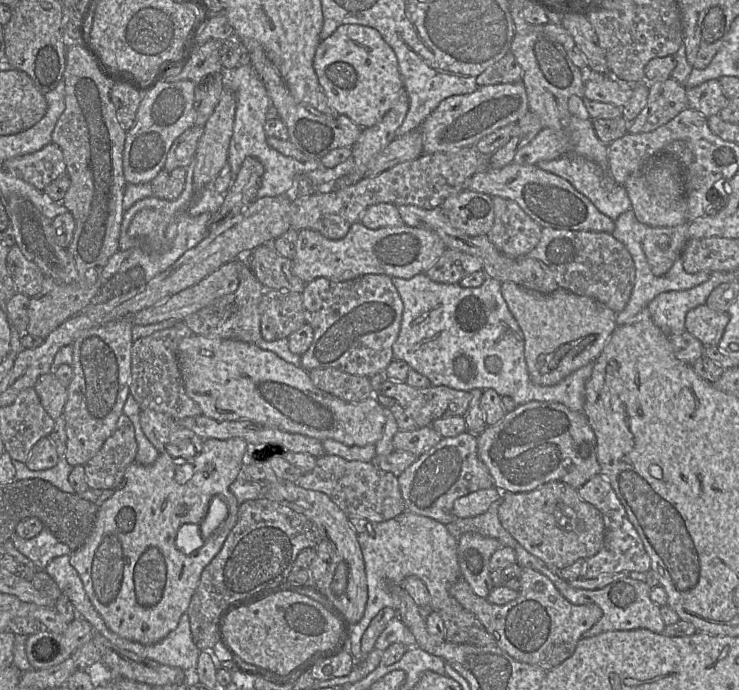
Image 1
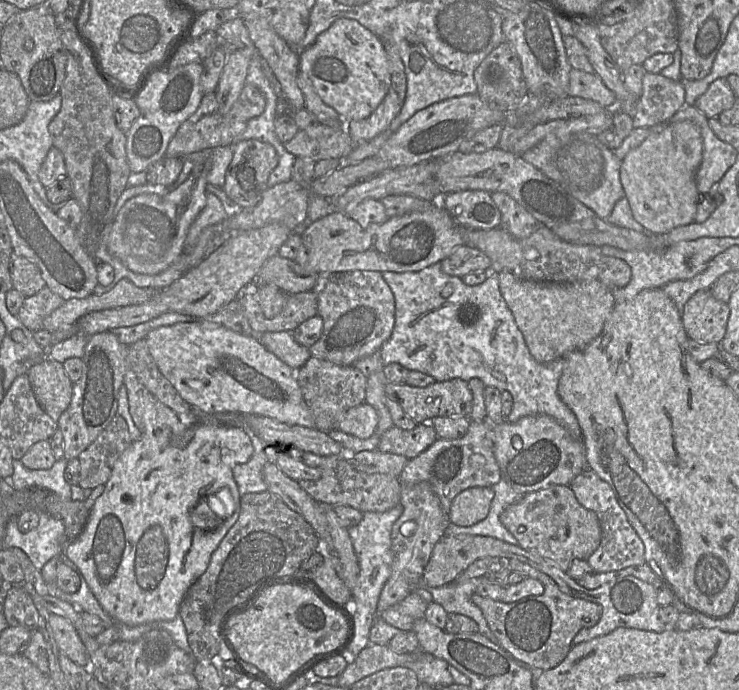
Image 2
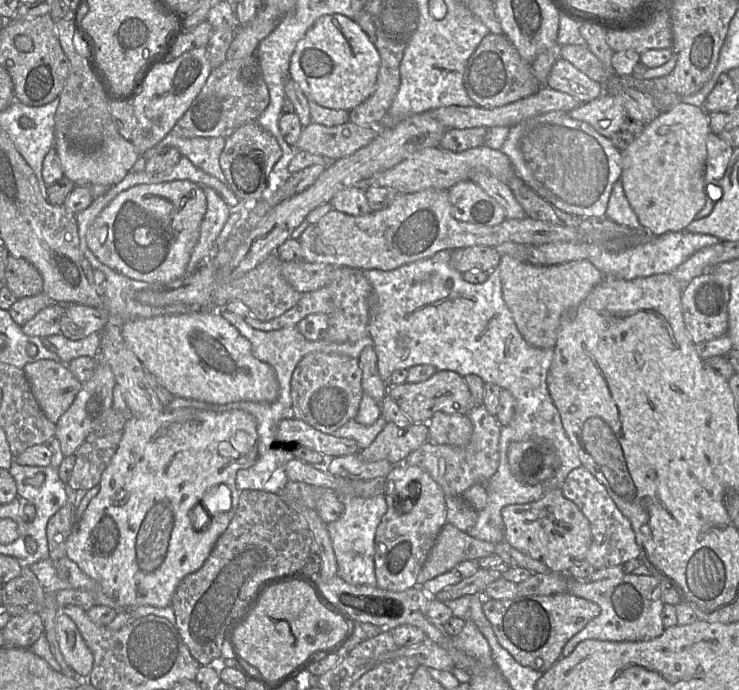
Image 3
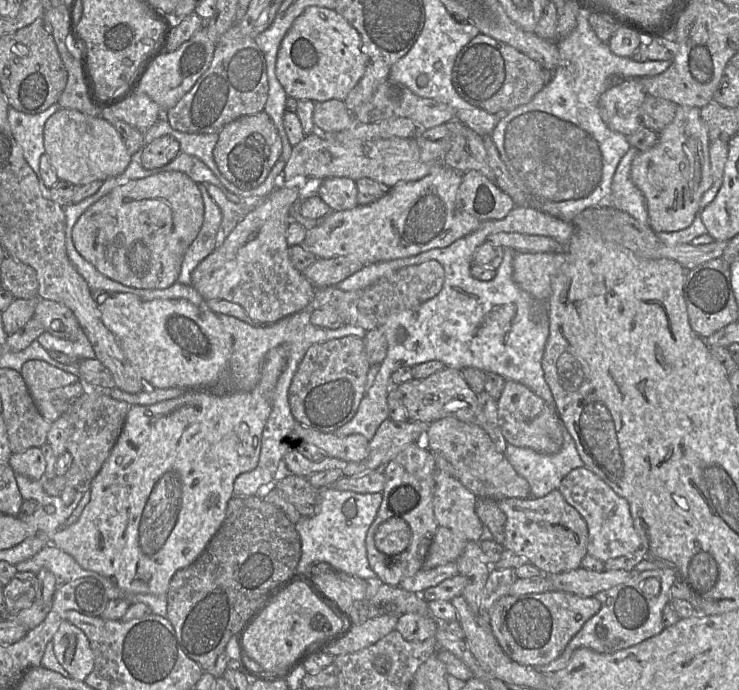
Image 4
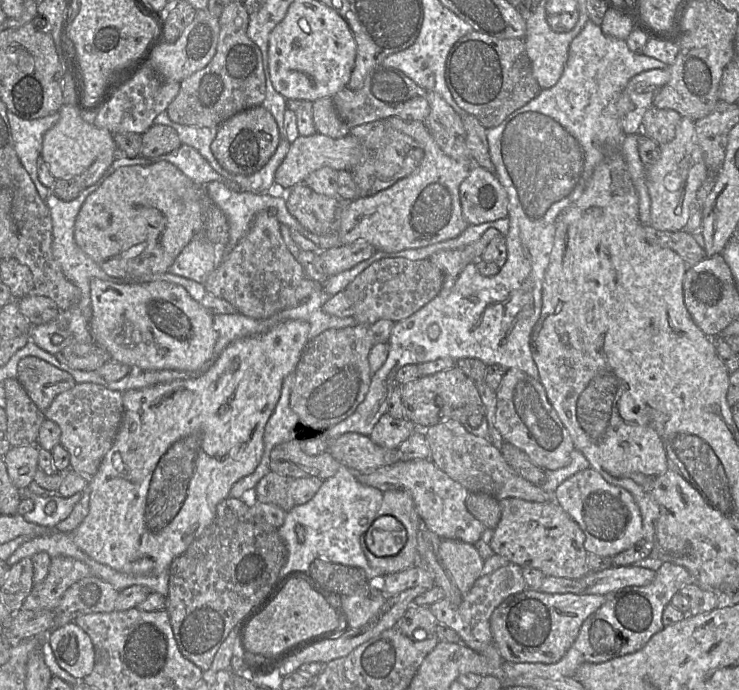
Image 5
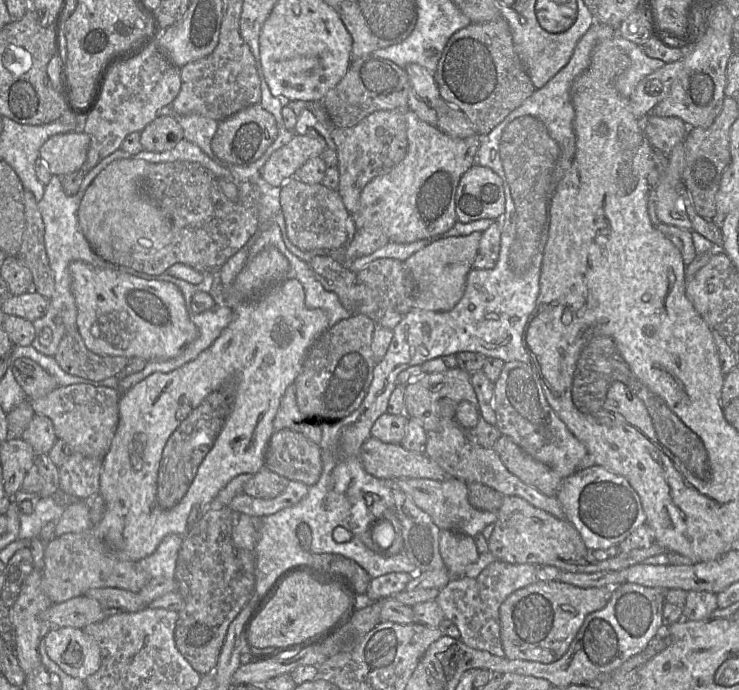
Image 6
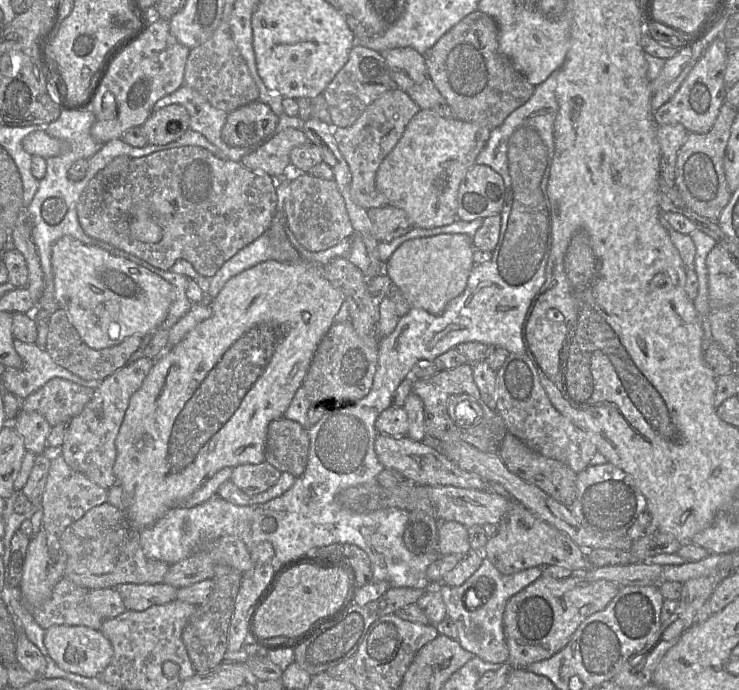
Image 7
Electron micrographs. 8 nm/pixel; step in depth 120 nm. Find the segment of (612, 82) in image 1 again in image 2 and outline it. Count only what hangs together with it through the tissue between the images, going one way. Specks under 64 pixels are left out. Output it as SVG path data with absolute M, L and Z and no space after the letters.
M574 68L569 75L568 96L593 100L605 109L613 109L618 105L615 94L604 85L598 75Z

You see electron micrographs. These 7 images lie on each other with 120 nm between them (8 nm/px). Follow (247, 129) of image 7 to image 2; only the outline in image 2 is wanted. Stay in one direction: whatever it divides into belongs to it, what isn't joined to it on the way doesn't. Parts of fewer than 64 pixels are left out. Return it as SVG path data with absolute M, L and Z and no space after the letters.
M256 139L241 140L233 145L233 157L227 168L225 184L222 187L232 203L238 208L255 206L268 188L267 181L279 162L275 148L267 143Z

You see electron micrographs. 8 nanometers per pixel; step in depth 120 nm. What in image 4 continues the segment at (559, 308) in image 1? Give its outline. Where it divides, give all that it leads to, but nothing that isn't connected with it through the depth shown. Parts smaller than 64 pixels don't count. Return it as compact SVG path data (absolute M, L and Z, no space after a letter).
M566 252L516 253L513 258L513 280L543 304L551 295L551 279L566 261Z

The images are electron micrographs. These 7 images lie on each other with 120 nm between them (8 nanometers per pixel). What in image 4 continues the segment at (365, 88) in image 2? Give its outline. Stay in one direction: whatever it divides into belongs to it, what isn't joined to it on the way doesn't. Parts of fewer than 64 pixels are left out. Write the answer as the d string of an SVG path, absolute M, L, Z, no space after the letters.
M309 6L295 19L281 42L276 61L276 76L287 95L313 102L331 99L344 101L363 77L365 69L366 56L362 51L362 38L358 30L335 9L321 6Z

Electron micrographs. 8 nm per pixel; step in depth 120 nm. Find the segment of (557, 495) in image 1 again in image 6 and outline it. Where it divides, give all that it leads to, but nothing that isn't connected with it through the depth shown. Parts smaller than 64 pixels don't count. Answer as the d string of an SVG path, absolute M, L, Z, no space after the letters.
M504 496L494 530L488 540L488 549L496 560L504 563L548 565L558 568L561 572L572 573L620 571L643 564L653 556L668 553L654 542L648 548L620 552L615 558L597 561L591 556L591 551L586 548L578 531L566 518L558 519L517 496Z

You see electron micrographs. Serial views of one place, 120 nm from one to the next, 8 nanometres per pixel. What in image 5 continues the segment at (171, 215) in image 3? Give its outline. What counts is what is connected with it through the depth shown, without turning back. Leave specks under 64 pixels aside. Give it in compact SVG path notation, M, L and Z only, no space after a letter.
M170 162L118 168L83 203L74 226L79 248L105 273L119 280L132 280L169 272L175 258L202 229L197 185Z

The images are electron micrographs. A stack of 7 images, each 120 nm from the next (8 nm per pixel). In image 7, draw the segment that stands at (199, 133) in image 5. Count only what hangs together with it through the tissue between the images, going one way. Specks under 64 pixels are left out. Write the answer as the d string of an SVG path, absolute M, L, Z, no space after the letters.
M183 84L173 93L159 99L153 111L170 104L180 104L190 116L189 129L202 134L210 143L218 147L229 160L240 162L255 147L231 147L221 138L221 130L228 113L213 107L208 100L196 90Z

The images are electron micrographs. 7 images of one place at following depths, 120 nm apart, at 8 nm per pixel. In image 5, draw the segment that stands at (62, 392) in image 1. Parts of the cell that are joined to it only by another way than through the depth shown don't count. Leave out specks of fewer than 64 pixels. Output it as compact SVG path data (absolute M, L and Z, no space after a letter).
M27 356L19 361L17 374L18 381L42 412L58 394L77 383L71 374L34 356Z

